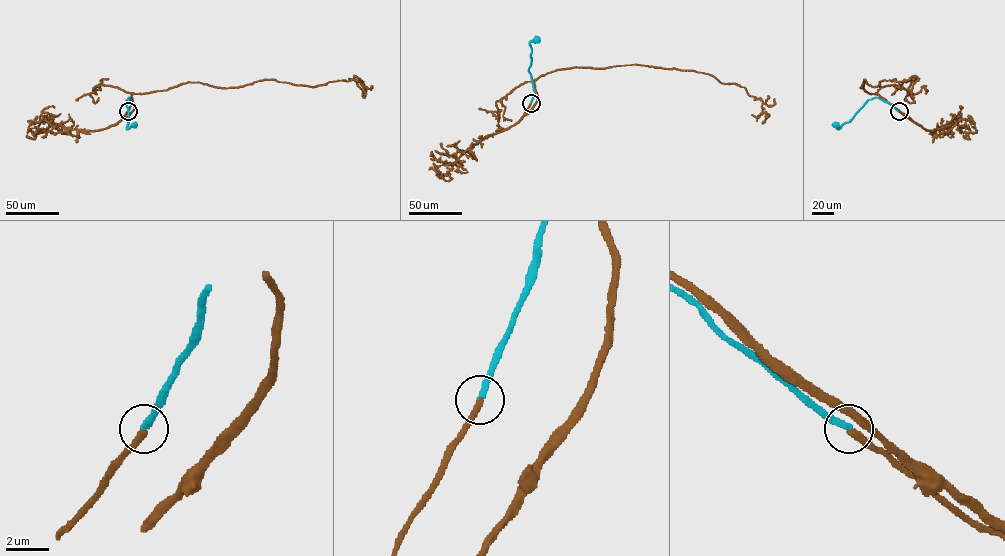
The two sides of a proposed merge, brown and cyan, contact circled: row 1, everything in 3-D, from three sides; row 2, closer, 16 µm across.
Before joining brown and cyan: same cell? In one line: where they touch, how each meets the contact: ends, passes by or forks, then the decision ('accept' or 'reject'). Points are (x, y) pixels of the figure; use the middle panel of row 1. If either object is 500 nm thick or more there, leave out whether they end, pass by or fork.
place (531, 103); brown ends; cyan ends; accept

